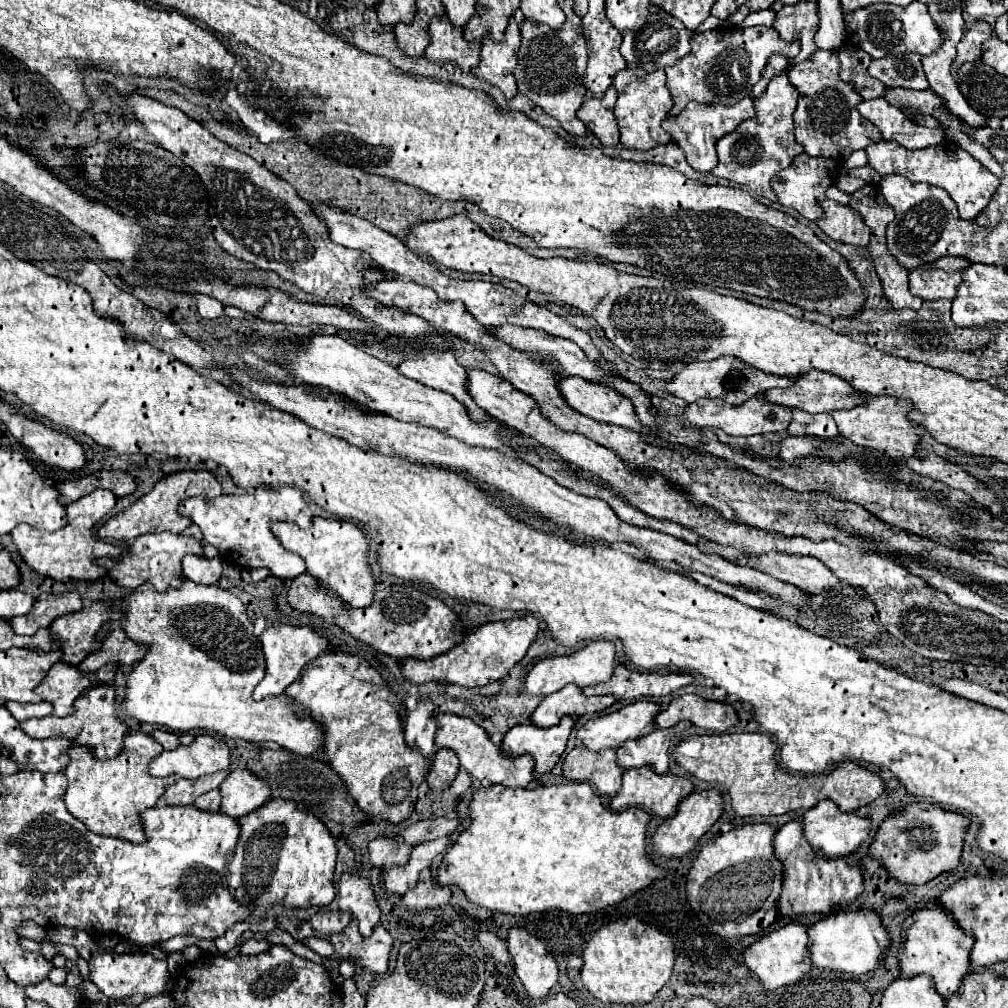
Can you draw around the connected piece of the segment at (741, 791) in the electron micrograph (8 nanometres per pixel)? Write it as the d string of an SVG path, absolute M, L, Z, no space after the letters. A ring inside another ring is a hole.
M724 732L712 736L698 736L698 740L696 737L691 737L680 742L672 753L676 762L698 780L726 786L732 798L732 808L742 818L778 816L786 812L808 810L824 798L838 804L842 812L854 812L860 806L870 804L874 798L878 798L884 792L882 778L854 762L844 762L830 774L792 776L776 764L774 760L776 744L766 734Z

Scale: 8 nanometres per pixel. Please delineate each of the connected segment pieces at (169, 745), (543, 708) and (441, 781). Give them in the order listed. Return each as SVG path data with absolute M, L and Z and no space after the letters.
M156 730L154 734L152 734L152 738L164 748L164 750L174 750L174 748L178 748L178 734L174 734L174 732L168 732L168 730Z
M574 684L562 688L562 692L554 692L554 696L546 696L538 708L532 712L530 720L538 728L554 726L564 716L584 716L610 708L616 700L612 696L584 696L582 690Z
M442 748L442 750L436 752L436 756L432 760L426 782L428 782L432 792L444 792L452 784L456 774L458 774L458 758L456 758L456 754L450 752L448 748Z

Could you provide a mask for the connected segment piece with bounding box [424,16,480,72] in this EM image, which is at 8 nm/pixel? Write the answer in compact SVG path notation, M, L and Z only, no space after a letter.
M446 16L430 22L430 44L424 54L430 62L452 62L462 72L470 72L480 60L480 42L466 42L462 28L450 24Z

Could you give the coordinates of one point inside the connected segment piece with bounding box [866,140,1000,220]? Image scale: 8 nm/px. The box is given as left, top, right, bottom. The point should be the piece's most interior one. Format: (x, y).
(970, 185)

